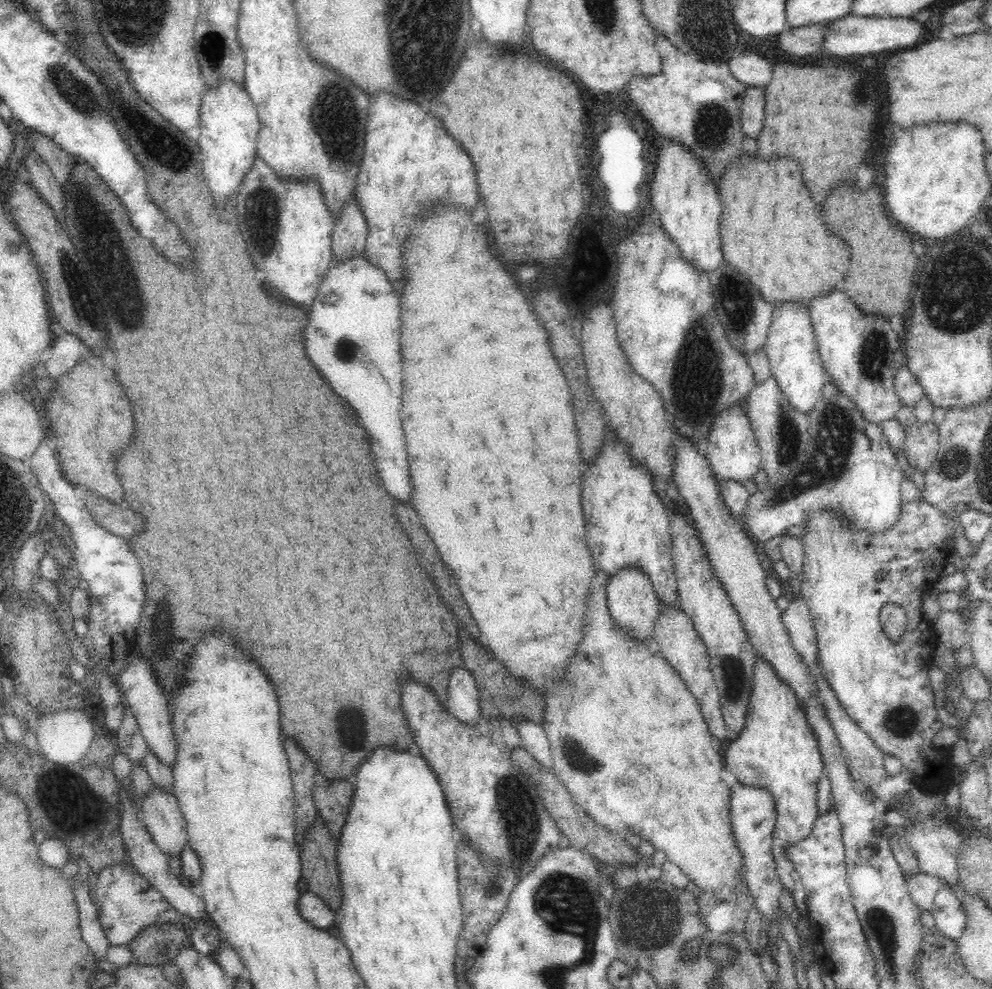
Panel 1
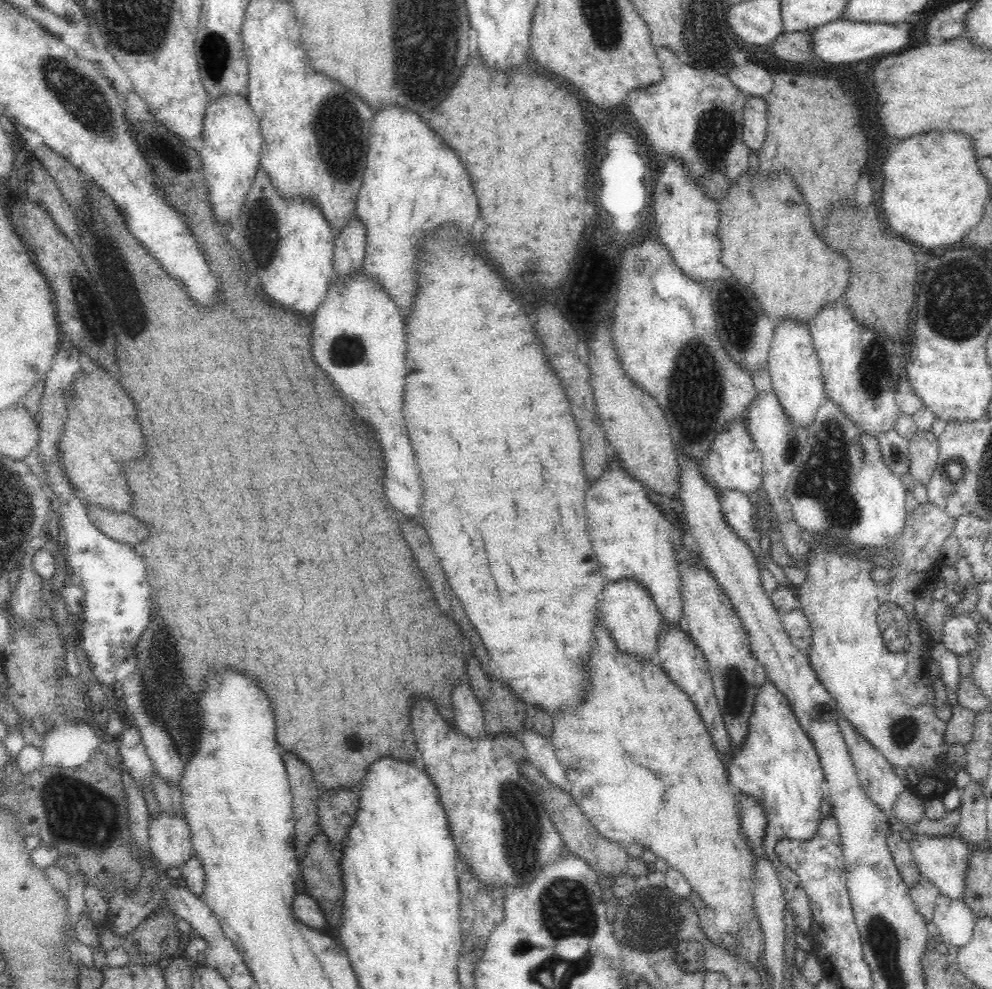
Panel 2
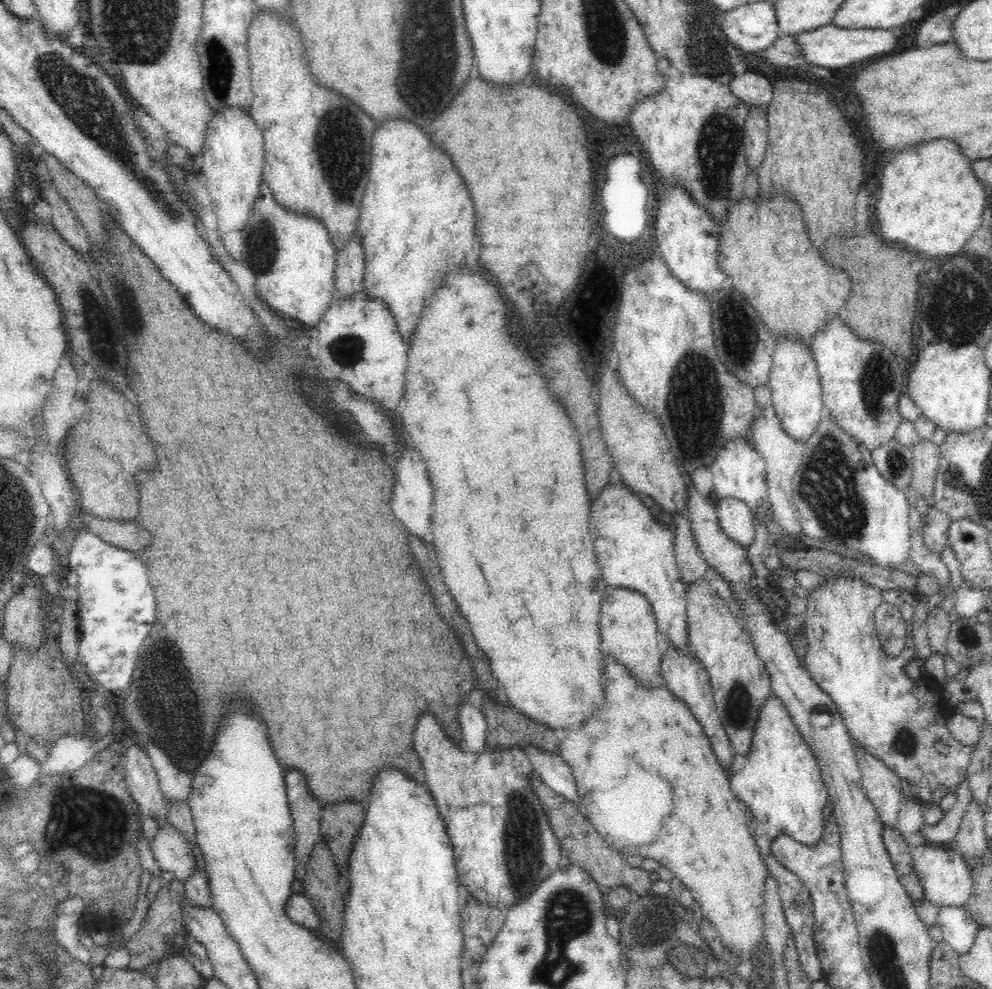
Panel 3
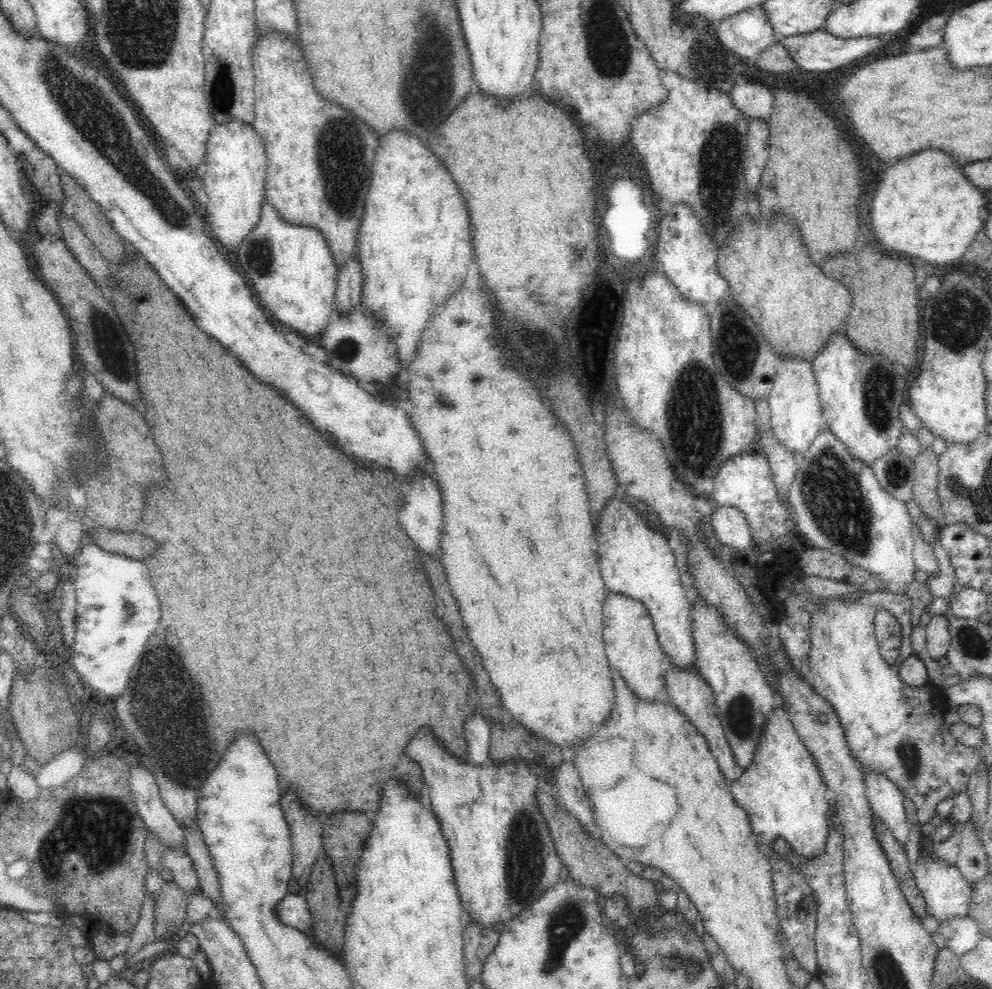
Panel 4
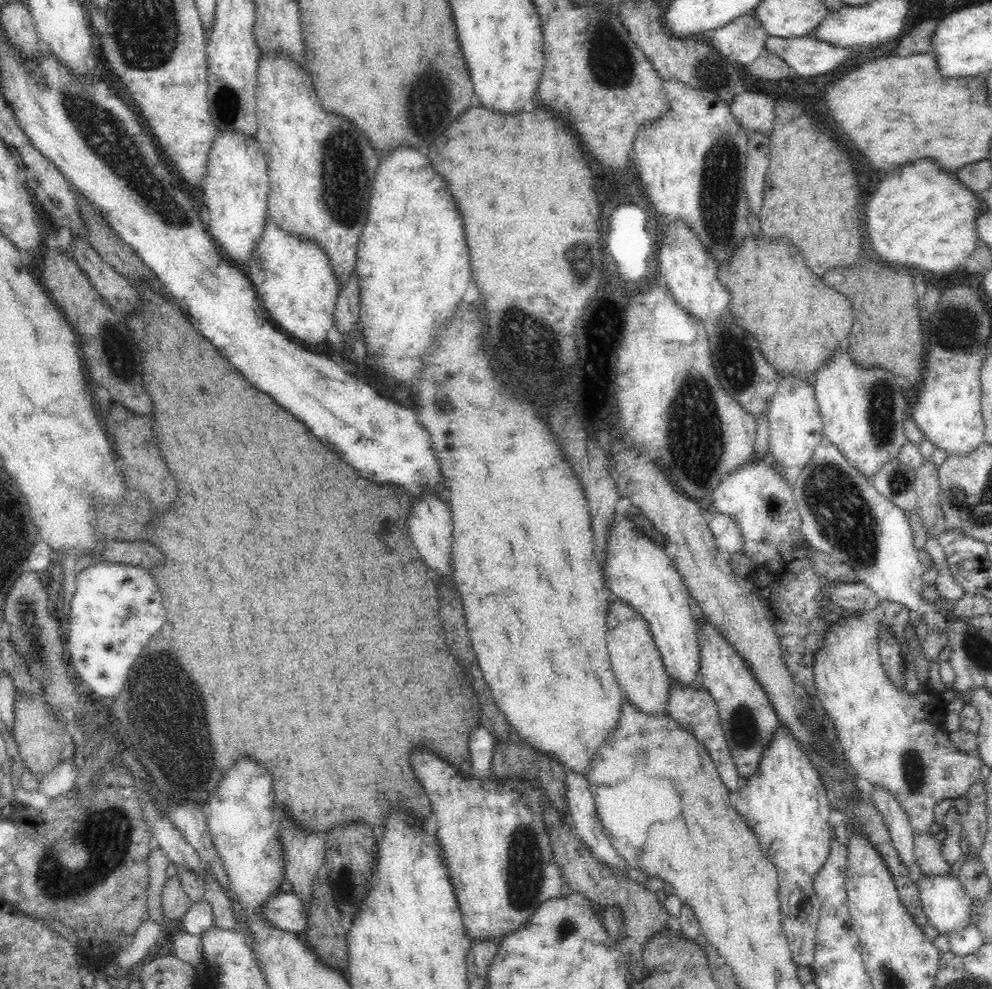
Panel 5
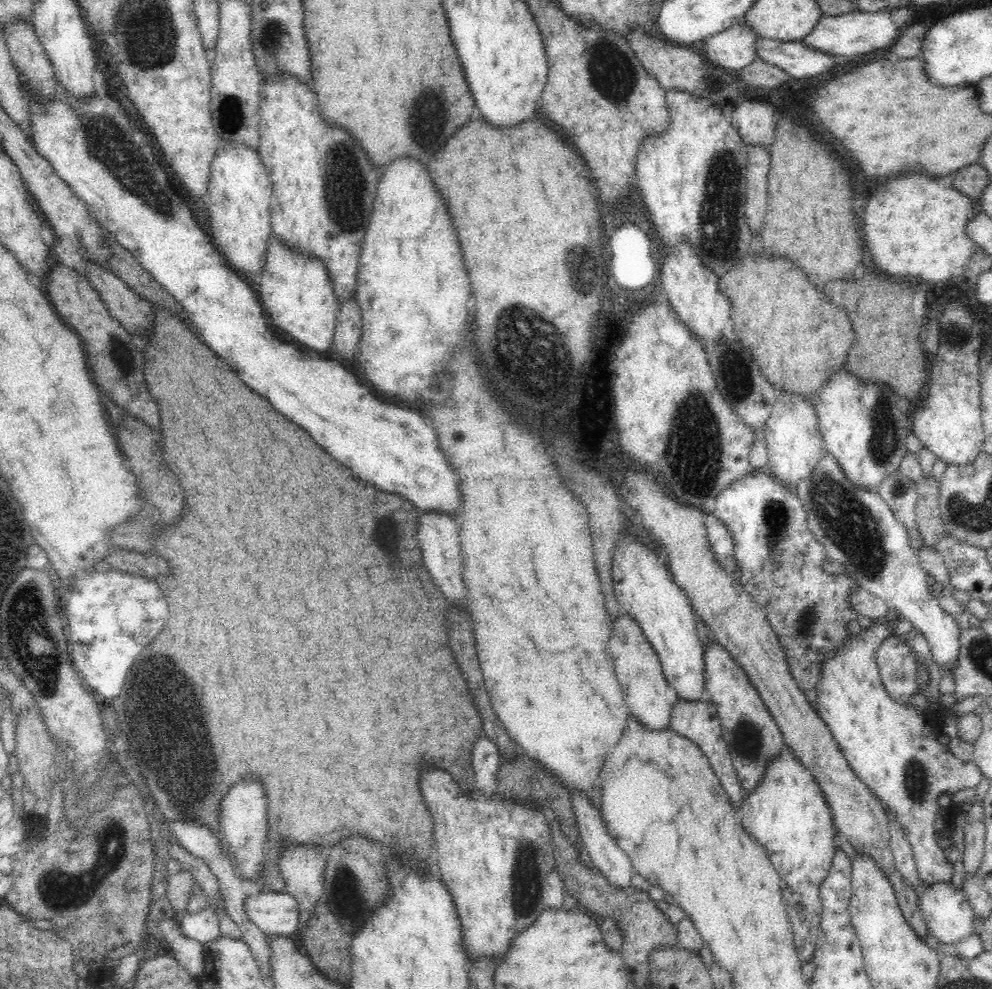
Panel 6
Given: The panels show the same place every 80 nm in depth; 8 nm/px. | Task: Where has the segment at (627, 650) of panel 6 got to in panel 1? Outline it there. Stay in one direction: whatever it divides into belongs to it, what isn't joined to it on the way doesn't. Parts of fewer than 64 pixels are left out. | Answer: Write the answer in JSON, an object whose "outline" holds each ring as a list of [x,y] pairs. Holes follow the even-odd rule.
{"outline":[[[624,569],[609,577],[605,593],[610,619],[625,633],[625,636],[637,642],[648,642],[654,638],[656,620],[660,618],[661,606],[648,574],[638,569]]]}

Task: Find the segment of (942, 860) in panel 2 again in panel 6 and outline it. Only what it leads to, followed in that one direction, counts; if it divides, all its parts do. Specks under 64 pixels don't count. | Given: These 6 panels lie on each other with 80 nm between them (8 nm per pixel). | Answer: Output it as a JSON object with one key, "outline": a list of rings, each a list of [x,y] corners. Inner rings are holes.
{"outline":[[[950,881],[935,882],[919,896],[919,906],[928,934],[941,943],[955,946],[958,941],[974,933],[974,911],[966,895]]]}

